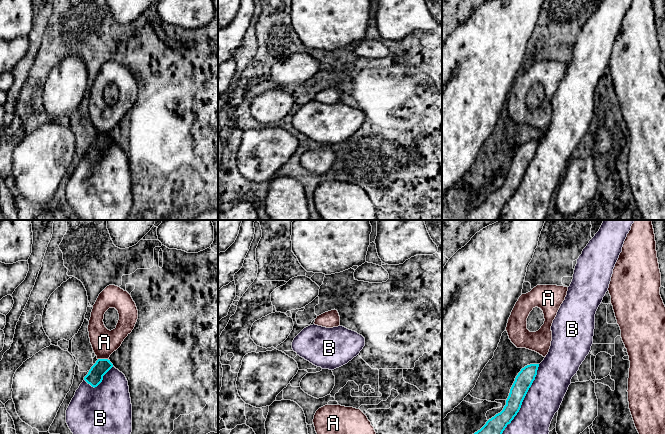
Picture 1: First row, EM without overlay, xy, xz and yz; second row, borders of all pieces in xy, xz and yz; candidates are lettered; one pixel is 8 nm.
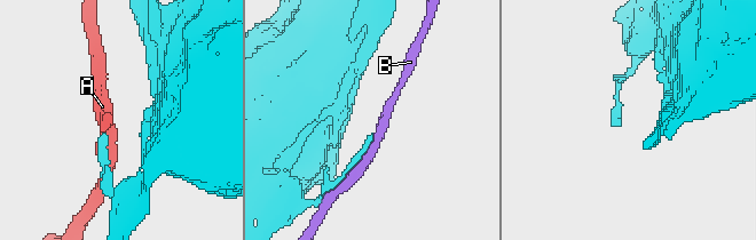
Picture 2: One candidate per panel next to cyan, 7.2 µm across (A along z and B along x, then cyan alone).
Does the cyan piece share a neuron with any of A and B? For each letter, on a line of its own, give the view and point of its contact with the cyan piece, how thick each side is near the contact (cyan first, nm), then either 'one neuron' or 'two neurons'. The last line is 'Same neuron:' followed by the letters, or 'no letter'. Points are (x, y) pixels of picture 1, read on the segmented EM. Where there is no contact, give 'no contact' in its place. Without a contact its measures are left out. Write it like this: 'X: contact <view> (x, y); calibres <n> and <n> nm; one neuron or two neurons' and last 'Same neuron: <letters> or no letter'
A: contact xy (103, 359); calibres 130 and 220 nm; two neurons
B: contact yz (523, 399); calibres 140 and 280 nm; two neurons
Same neuron: no letter

